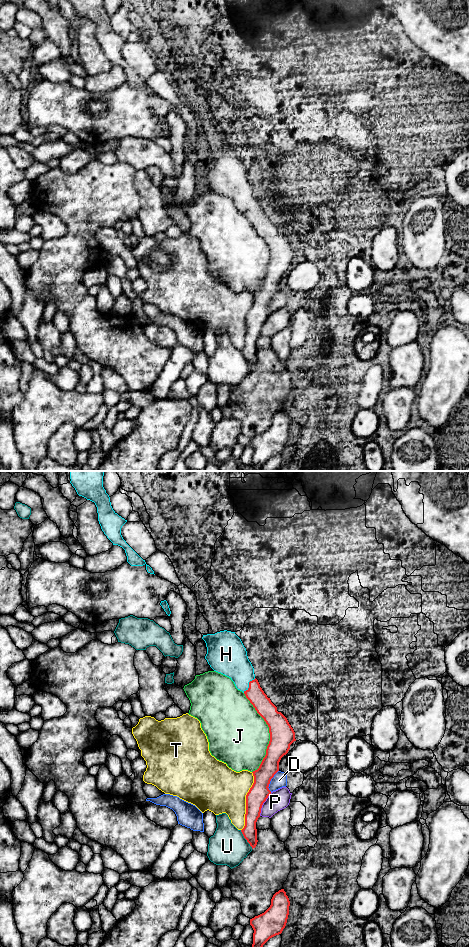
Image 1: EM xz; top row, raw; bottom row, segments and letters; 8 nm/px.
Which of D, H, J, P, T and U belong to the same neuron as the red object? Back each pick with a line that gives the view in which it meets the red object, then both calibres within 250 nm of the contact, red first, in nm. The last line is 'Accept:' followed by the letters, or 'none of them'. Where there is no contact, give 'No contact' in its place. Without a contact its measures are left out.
H: Touches red in xz. Thickness 150 nm (red) against 260 nm
Accept: H

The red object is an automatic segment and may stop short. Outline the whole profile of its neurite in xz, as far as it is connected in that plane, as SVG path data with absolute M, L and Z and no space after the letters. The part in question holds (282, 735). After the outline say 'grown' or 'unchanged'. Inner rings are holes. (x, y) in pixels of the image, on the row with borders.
M224 630L203 635L202 639L206 643L205 659L210 667L234 682L236 688L245 694L269 727L270 741L259 768L252 772L254 783L246 795L245 826L241 830L253 849L258 842L256 822L263 803L271 794L268 788L270 781L279 771L281 758L296 741L295 732L287 718L277 711L277 707L260 687L246 648L235 632Z | grown

